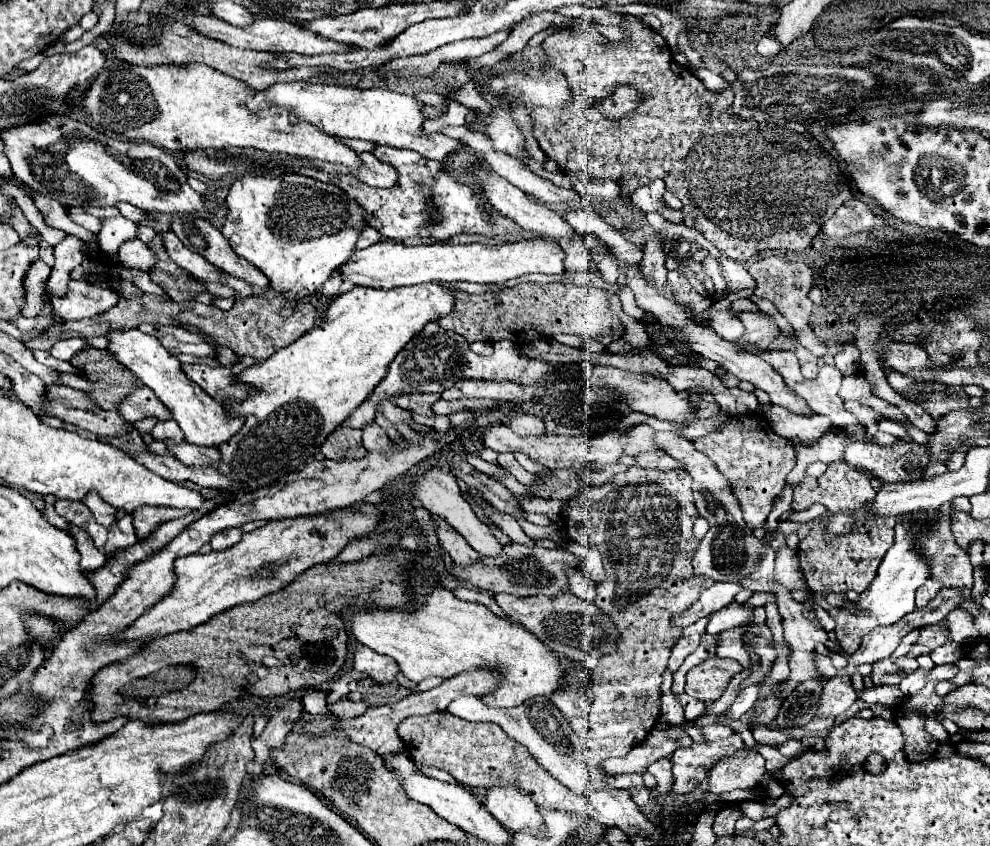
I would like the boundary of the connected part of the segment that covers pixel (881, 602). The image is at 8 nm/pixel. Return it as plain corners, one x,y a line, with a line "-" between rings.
896,526
896,536
894,536
894,546
886,552
876,578
872,580
872,584
860,594
858,602
846,600
844,602
844,610
850,614
862,614
868,618
878,620
878,624
886,626
886,624
894,624
898,622
904,614
912,612
914,606
914,594
916,590
926,582
928,578
928,564
926,560
914,552
912,544
906,540
906,528
904,526

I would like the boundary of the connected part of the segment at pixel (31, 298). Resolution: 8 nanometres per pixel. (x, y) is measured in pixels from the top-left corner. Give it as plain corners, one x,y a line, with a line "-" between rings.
36,260
24,280
26,286
26,304
22,308
22,316
28,318
36,318
40,316
40,312
44,312
48,302
48,290
46,290
46,282
50,280
50,272
52,268
48,264
44,264
42,260

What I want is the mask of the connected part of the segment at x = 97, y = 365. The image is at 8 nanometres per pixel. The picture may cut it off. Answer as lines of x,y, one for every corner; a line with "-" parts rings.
86,348
74,356
72,364
82,368
84,376
94,382
94,390
88,394
104,410
118,410
134,388
142,384
138,376
122,368
122,364
118,364
108,350

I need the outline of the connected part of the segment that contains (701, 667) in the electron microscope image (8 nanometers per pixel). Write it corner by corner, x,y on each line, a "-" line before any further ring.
710,656
686,674
686,694
702,702
714,702
728,686
728,680
740,670
742,666
736,660

